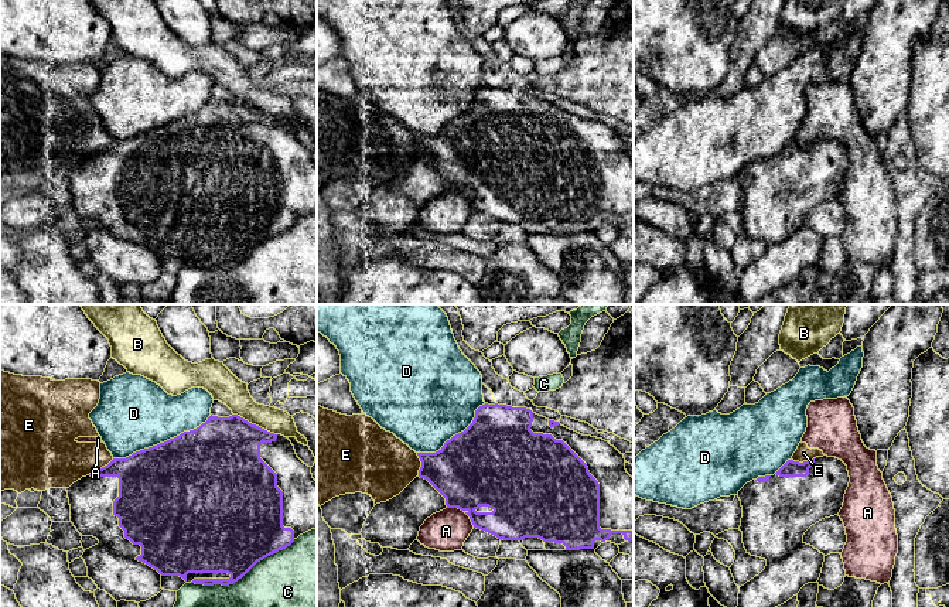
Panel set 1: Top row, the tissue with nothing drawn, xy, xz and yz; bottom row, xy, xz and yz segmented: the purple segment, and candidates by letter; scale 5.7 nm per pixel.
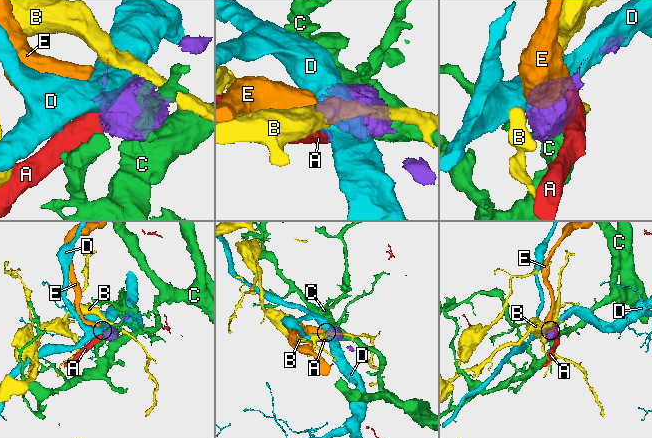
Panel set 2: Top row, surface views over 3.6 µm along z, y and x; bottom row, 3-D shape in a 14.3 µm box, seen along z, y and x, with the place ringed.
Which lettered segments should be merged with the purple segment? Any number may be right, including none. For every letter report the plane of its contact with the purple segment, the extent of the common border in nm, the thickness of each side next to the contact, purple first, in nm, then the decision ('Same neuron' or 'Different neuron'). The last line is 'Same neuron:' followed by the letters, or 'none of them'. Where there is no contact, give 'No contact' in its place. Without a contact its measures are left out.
A: Touches purple in xz. Shared border 200 nm. Thickness 440 nm (purple) against 240 nm. Different neuron
B: Touches purple in xy. Shared border 280 nm. Thickness 420 nm (purple) against 160 nm. Different neuron
C: Touches purple in xy. Shared border 650 nm. Thickness 440 nm (purple) against 320 nm. Different neuron
D: Touches purple in xy. Shared border 600 nm. Thickness 500 nm (purple) against 420 nm. Different neuron
E: Touches purple in xy. Shared border 180 nm. Thickness 300 nm (purple) against 280 nm. Different neuron
Same neuron: none of them

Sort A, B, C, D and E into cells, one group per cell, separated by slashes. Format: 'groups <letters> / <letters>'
groups A E / B / C / D

